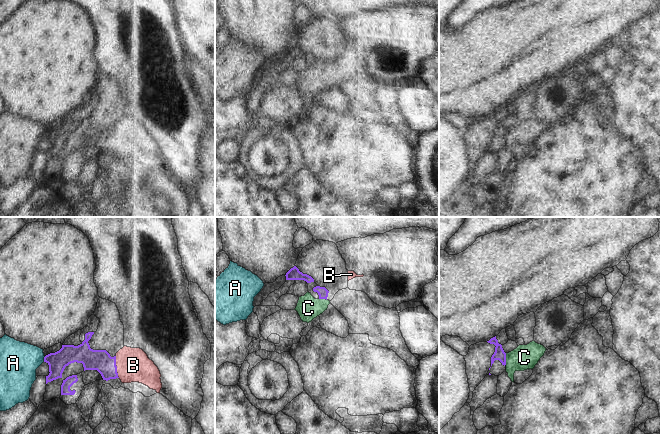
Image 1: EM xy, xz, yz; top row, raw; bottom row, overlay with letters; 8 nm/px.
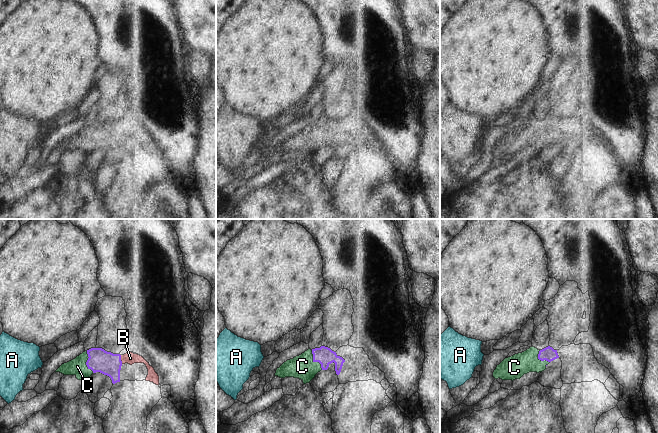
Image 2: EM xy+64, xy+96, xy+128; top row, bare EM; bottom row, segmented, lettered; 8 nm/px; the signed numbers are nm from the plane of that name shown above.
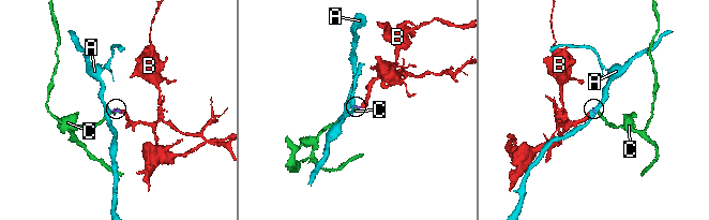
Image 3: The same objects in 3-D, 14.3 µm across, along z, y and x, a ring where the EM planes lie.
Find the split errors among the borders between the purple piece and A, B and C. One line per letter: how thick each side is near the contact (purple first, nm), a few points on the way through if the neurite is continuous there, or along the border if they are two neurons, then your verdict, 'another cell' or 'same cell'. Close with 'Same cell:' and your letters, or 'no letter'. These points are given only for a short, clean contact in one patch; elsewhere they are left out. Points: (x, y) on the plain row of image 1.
A: 150 nm thick on the purple side, 300 nm on the other; border along xy (45, 132), (43, 137); another cell
B: 170 nm thick on the purple side, 280 nm on the other; runs through xy (100, 136), (109, 143), (116, 143), (133, 141); same cell
C: 90 nm thick on the purple side, 200 nm on the other; runs through yz (499, 130), (505, 135), (520, 135), (524, 133); same cell
Same cell: B, C

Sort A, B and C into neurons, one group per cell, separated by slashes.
A / B C

